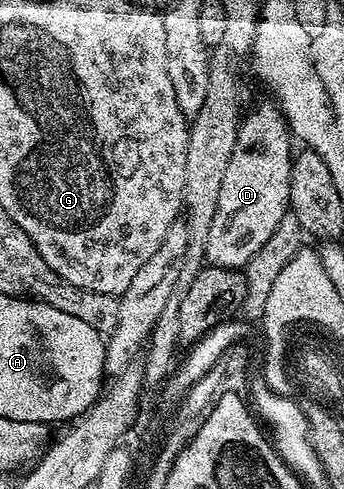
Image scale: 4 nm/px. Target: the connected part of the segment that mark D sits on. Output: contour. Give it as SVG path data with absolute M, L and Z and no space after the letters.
M265 100L239 120L236 147L224 170L224 183L220 183L220 199L216 199L216 215L212 215L212 227L208 227L205 256L216 267L245 270L290 208L292 134L282 110L273 100Z

